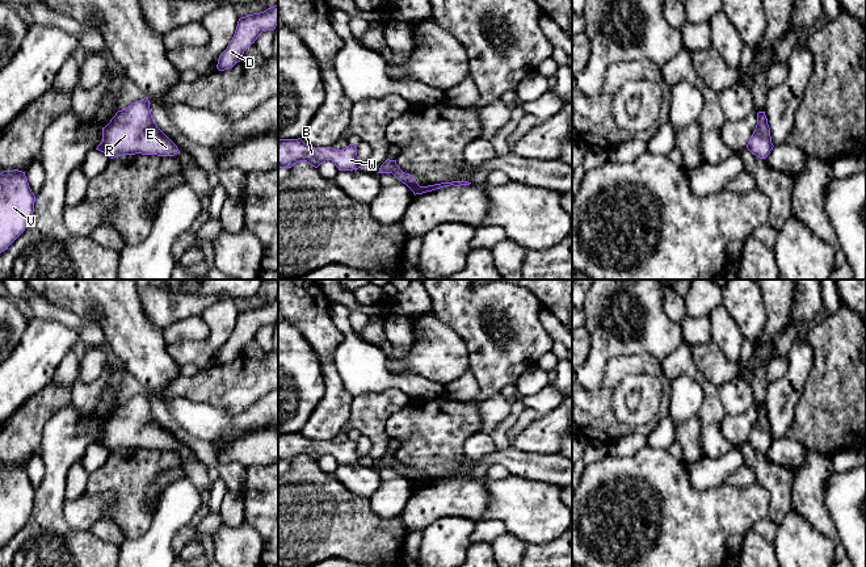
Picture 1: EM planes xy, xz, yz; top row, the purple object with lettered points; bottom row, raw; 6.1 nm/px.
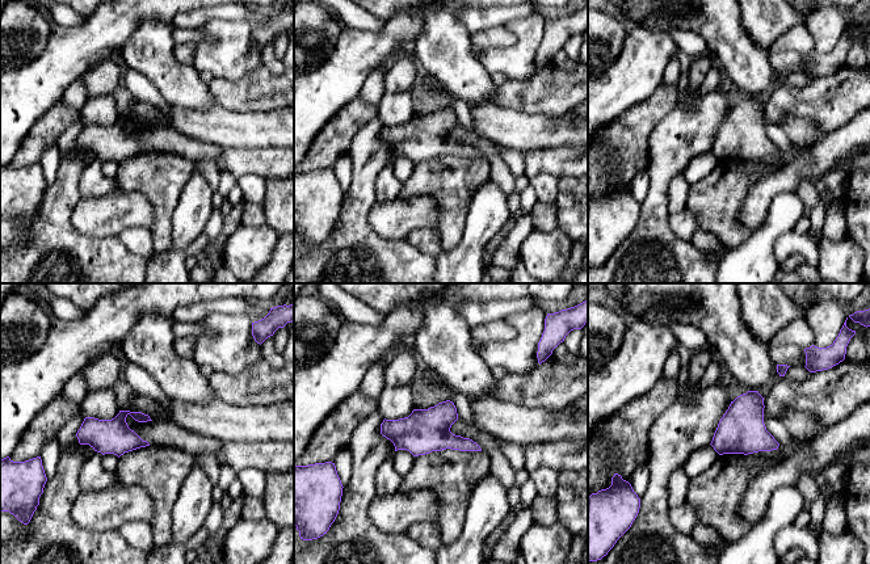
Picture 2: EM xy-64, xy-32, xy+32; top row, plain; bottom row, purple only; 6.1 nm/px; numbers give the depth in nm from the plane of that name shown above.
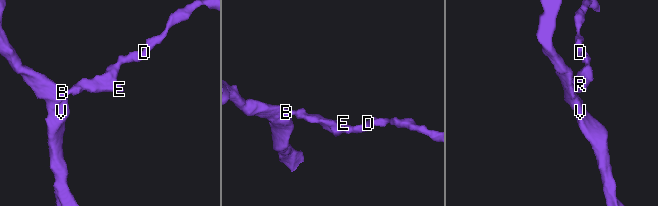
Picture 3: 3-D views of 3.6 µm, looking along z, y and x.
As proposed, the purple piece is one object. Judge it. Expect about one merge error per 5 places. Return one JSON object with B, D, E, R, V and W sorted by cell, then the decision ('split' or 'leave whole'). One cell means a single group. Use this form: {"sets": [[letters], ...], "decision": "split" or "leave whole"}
{"sets": [["B", "D", "E", "R", "V", "W"]], "decision": "leave whole"}

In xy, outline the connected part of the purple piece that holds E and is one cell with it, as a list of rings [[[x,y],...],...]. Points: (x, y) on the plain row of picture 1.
[[[148,391],[118,404],[102,421],[102,436],[96,444],[110,453],[135,448],[175,450],[180,446],[155,417]]]

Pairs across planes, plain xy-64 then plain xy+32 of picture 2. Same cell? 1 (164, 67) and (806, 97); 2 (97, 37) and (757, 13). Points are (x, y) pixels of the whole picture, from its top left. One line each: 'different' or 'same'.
1: different
2: different

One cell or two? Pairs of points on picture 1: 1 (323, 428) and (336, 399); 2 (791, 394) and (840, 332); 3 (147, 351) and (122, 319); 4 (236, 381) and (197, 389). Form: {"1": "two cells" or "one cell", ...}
{"1": "one cell", "2": "two cells", "3": "one cell", "4": "one cell"}

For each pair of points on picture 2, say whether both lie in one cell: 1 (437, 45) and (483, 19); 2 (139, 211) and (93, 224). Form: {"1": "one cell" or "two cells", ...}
{"1": "two cells", "2": "one cell"}

